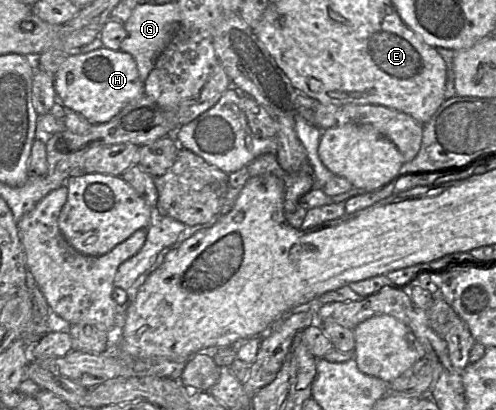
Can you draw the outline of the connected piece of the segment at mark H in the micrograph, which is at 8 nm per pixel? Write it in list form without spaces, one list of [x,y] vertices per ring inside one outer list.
[[[105,47],[87,54],[68,55],[54,79],[57,102],[67,110],[81,114],[92,125],[109,122],[127,104],[145,95],[144,87],[134,57]]]

